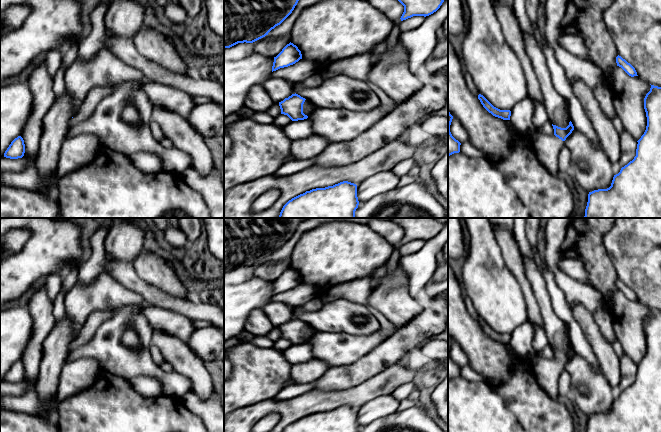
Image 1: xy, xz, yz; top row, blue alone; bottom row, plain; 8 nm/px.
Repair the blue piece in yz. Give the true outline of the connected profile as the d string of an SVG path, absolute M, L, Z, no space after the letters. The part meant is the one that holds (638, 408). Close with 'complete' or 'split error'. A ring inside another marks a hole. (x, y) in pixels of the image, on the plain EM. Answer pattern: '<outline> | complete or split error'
M651 309L644 322L647 350L636 380L614 399L611 410L588 418L586 432L661 432L661 311Z | complete

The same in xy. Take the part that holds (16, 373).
M21 360L15 362L4 377L4 381L10 383L22 382L25 377L25 368Z | complete

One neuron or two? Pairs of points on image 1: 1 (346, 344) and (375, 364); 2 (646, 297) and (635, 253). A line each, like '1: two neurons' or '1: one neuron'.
1: two neurons
2: one neuron

